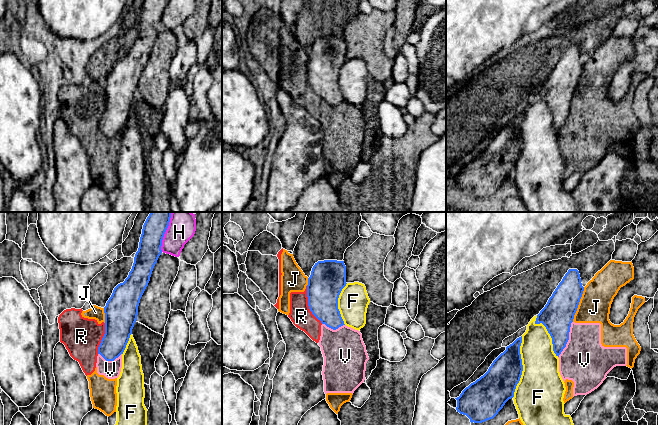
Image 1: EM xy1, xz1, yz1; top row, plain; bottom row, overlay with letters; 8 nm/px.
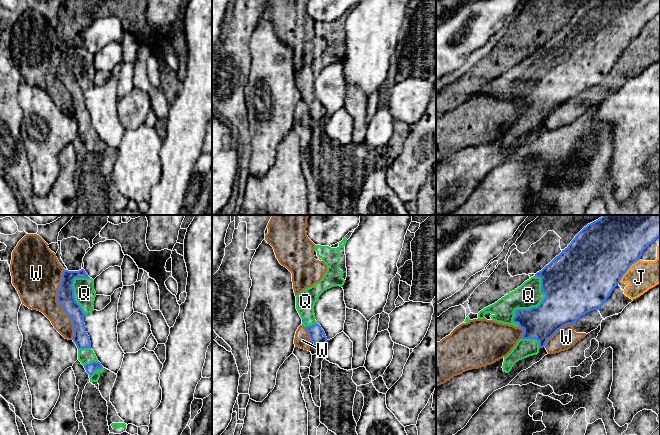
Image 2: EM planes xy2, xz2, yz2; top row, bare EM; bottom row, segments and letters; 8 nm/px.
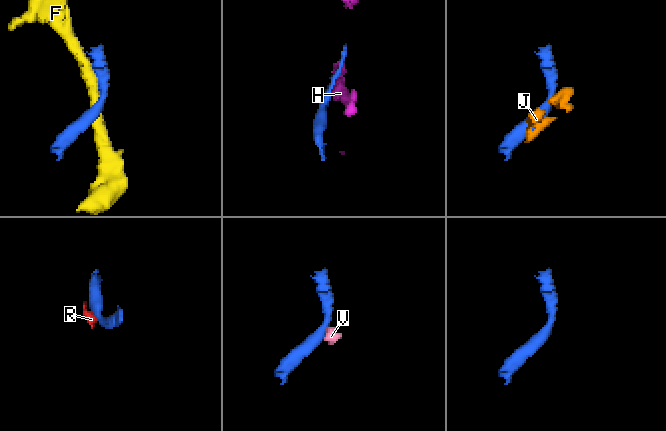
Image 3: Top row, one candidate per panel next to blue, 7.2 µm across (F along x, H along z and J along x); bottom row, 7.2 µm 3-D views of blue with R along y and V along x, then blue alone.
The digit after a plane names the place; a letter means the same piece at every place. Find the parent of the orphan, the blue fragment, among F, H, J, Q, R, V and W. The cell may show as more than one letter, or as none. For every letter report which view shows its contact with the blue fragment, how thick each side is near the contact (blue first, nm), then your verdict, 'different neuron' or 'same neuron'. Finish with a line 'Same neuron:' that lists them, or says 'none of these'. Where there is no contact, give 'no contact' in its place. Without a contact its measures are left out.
F: meets blue in yz1; 280 nm thick on the blue side, 380 nm on the other; different neuron
H: meets blue in xy1; 190 nm thick on the blue side, 220 nm on the other; different neuron
J: meets blue in yz1; 260 nm thick on the blue side, 260 nm on the other; different neuron
Q: meets blue in yz2; 320 nm thick on the blue side, 200 nm on the other; same neuron
R: meets blue in xz1; 280 nm thick on the blue side, 170 nm on the other; different neuron
V: meets blue in yz1; 260 nm thick on the blue side, 380 nm on the other; different neuron
W: meets blue in xy2; 140 nm thick on the blue side, 360 nm on the other; different neuron
Same neuron: Q

